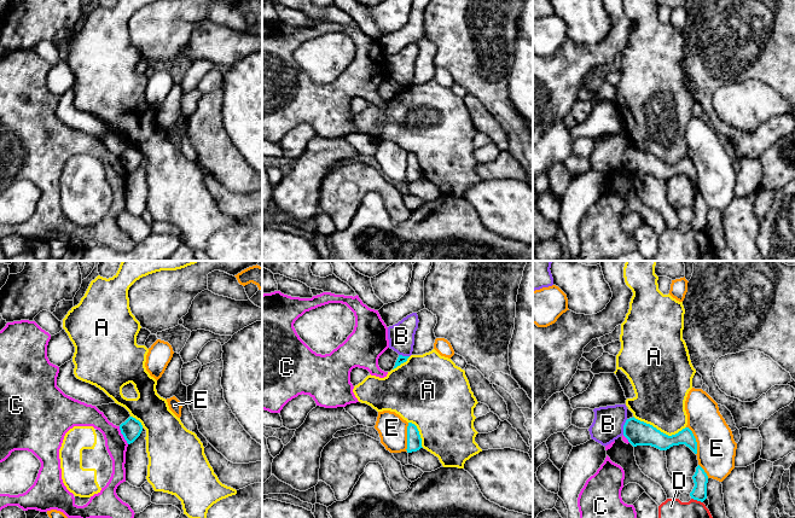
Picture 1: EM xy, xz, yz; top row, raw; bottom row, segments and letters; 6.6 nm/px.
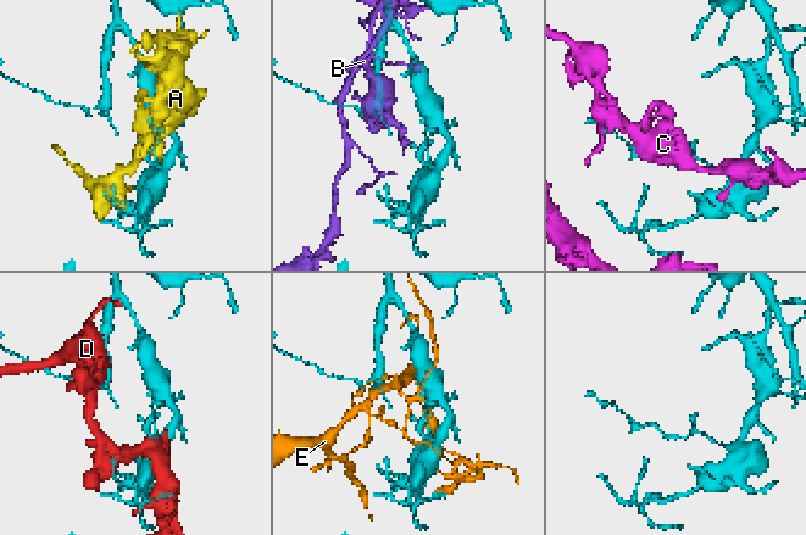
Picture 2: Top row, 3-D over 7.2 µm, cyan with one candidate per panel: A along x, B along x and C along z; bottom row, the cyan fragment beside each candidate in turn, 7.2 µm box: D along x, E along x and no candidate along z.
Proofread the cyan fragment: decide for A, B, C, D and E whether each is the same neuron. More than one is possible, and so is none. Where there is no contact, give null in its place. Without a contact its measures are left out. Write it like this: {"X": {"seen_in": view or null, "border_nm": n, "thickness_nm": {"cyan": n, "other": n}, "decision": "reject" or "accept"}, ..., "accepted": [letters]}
{"A": {"seen_in": "yz", "border_nm": 360, "thickness_nm": {"cyan": 160, "other": 340}, "decision": "reject"}, "B": {"seen_in": "yz", "border_nm": 110, "thickness_nm": {"cyan": 160, "other": 200}, "decision": "reject"}, "C": {"seen_in": "xy", "border_nm": 140, "thickness_nm": {"cyan": 140, "other": 140}, "decision": "reject"}, "D": {"seen_in": "yz", "border_nm": 90, "thickness_nm": {"cyan": 100, "other": 130}, "decision": "reject"}, "E": {"seen_in": "xz", "border_nm": 190, "thickness_nm": {"cyan": 100, "other": 190}, "decision": "reject"}, "accepted": []}

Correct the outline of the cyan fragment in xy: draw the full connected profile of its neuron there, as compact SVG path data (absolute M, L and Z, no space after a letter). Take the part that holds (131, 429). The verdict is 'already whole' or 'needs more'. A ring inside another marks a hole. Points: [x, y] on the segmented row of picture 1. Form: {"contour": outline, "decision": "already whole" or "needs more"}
{"contour": "M129 417L124 423L120 425L120 430L127 443L130 444L140 436L143 425L135 418Z", "decision": "already whole"}

